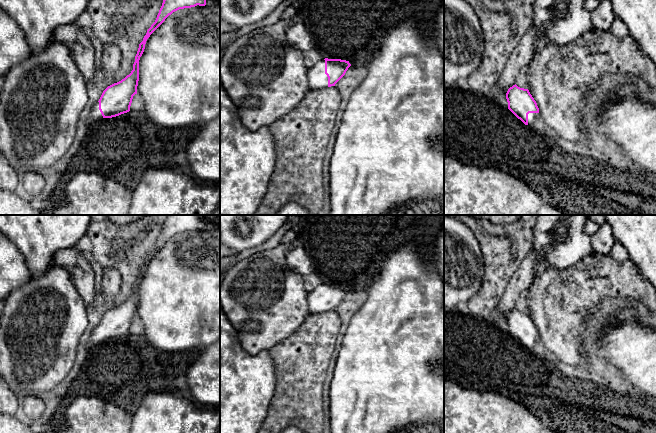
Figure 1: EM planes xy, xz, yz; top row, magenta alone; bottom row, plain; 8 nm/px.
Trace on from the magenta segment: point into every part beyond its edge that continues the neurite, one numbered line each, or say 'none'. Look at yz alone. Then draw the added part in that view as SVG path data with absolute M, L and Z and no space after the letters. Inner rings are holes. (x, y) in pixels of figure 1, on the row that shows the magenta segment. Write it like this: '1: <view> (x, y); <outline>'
1: yz (532, 117); M529 113L528 114L528 127L532 129L533 124L535 122L535 120L540 116L539 113Z

